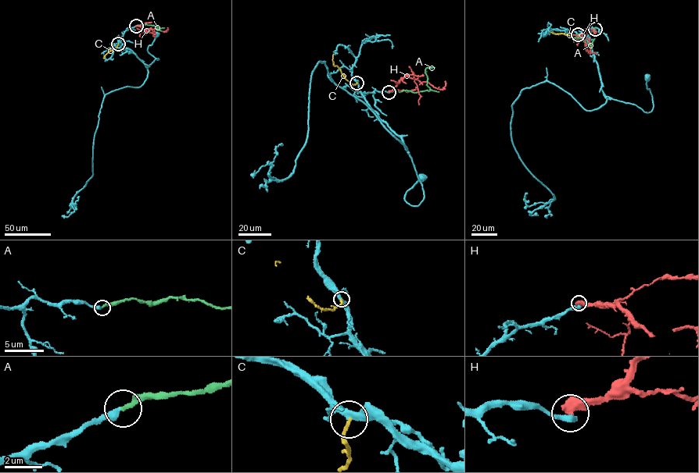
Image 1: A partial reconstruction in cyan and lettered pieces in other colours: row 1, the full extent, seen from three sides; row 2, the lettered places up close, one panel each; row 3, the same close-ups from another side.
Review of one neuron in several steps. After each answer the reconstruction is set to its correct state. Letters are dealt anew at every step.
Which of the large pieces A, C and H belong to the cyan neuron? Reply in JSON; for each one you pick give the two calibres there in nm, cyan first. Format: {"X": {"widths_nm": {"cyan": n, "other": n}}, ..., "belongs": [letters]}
{"A": {"widths_nm": {"cyan": 360, "other": 240}}, "belongs": ["A"]}

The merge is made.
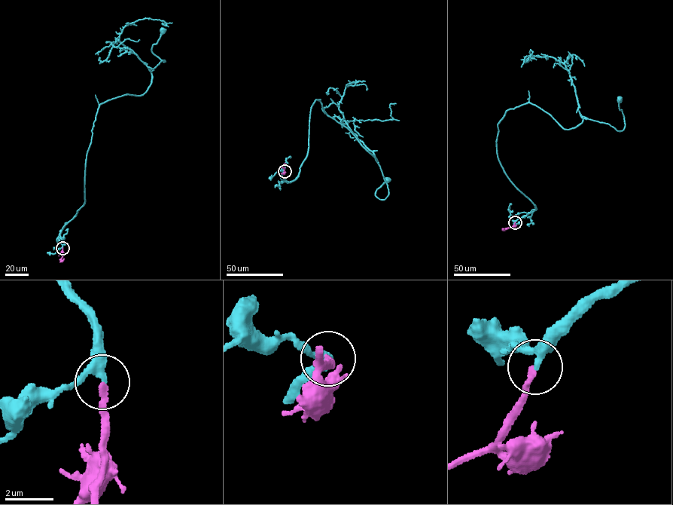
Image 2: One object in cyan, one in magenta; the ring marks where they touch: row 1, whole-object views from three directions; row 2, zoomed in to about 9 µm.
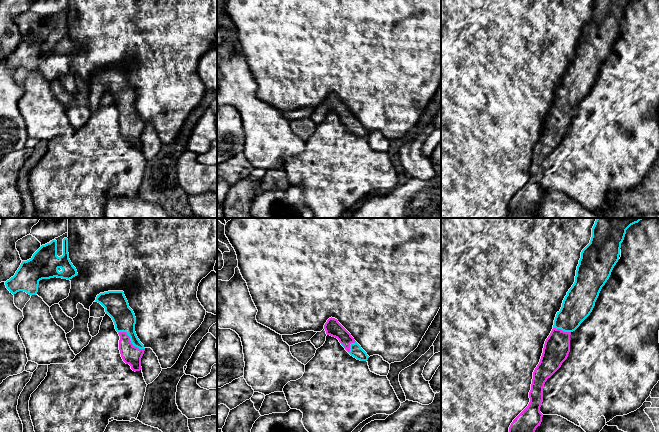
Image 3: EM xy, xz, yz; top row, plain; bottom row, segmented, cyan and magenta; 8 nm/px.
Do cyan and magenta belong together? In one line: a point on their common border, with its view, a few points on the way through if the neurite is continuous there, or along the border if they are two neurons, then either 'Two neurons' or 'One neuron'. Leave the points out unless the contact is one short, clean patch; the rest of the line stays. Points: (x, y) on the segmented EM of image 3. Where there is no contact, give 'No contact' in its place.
Touches cyan at xy (130, 340). Path across: xy (124, 319), (126, 332), (130, 340), (131, 355). One neuron

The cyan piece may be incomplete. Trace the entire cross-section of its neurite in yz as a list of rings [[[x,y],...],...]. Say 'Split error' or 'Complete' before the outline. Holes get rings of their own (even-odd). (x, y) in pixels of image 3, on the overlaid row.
Split error. [[[597,218],[592,228],[590,243],[582,250],[576,270],[575,282],[567,292],[562,307],[557,312],[553,329],[545,341],[539,364],[533,372],[530,402],[528,406],[513,420],[509,432],[535,432],[542,422],[540,407],[543,402],[543,387],[567,359],[570,352],[570,335],[590,315],[602,287],[609,279],[611,272],[619,260],[621,243],[626,230],[643,218]]]

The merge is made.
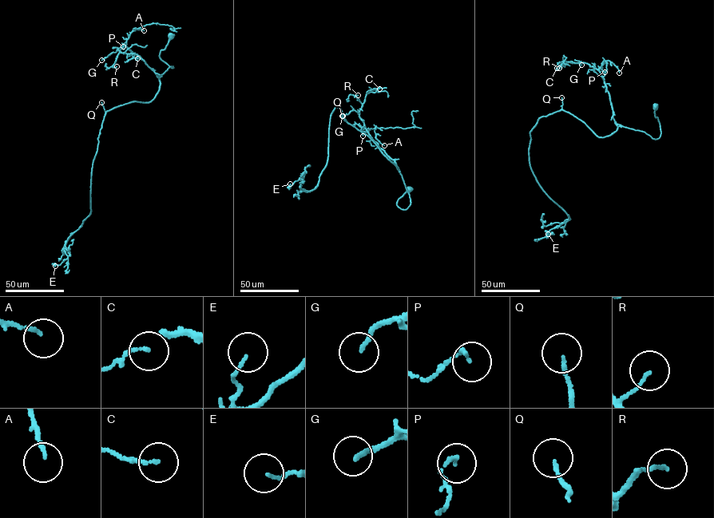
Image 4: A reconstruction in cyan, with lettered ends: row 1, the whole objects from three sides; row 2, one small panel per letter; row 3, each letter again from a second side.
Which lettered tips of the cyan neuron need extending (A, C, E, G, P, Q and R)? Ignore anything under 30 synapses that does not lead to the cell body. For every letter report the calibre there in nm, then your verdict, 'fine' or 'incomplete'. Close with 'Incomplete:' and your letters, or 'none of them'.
A: calibre 120 nm; fine
C: calibre 120 nm; fine
E: calibre 100 nm; fine
G: calibre 160 nm; fine
P: calibre 130 nm; fine
Q: calibre 120 nm; incomplete
R: calibre 110 nm; fine
Incomplete: Q

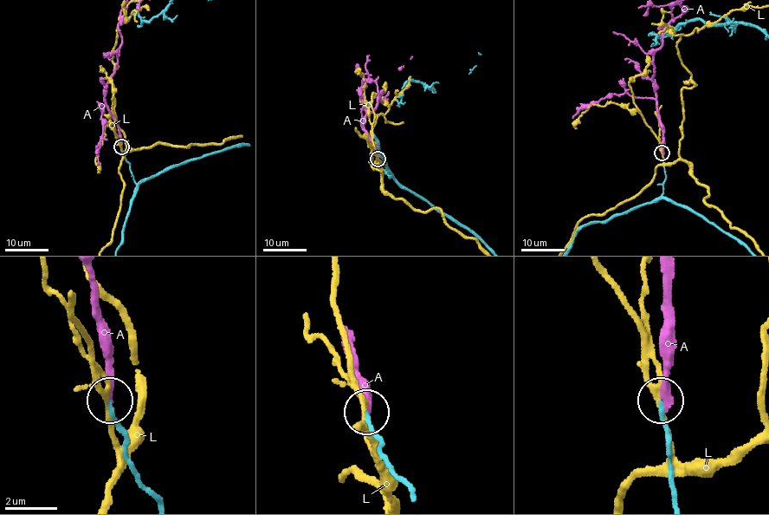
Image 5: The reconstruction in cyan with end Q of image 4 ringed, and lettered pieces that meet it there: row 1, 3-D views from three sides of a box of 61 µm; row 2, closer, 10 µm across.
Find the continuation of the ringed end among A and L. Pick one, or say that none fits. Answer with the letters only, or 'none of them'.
none of them

